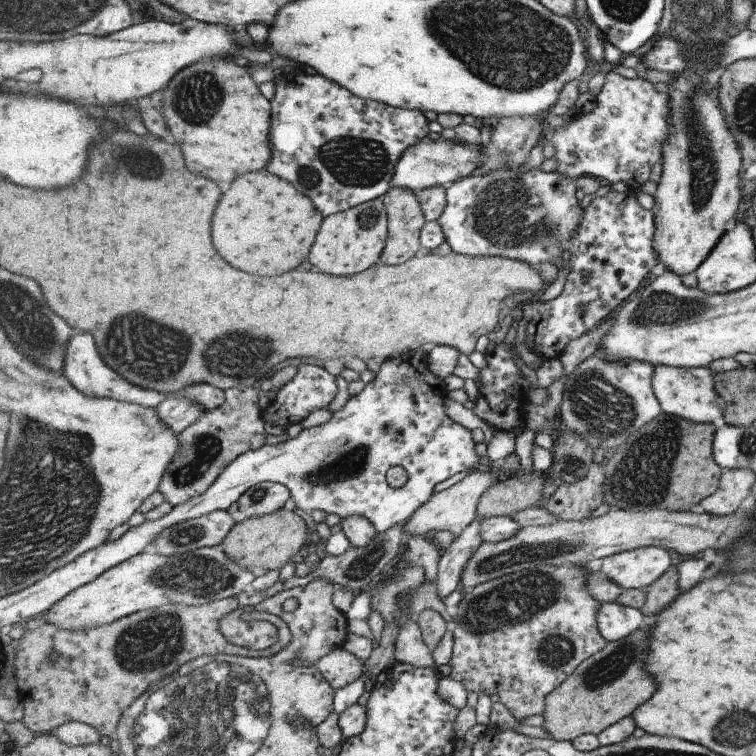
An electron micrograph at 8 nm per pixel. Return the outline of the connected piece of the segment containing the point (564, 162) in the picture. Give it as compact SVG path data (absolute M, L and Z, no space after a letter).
M610 68L606 82L597 95L593 112L577 110L573 120L569 124L565 124L563 128L546 129L547 140L555 147L554 157L558 162L555 171L571 180L590 176L607 184L624 182L634 191L639 186L647 184L655 164L663 162L663 142L667 142L667 138L671 134L671 114L673 112L671 112L669 93L661 94L653 82L647 82L647 80L643 80L643 77L640 79L624 78Z

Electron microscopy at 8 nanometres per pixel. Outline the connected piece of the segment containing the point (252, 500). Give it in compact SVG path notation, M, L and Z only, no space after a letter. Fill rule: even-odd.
M265 481L264 483L259 483L249 488L249 490L238 500L238 506L239 510L244 511L246 516L250 519L251 517L279 512L283 507L290 506L292 501L292 494L285 484Z

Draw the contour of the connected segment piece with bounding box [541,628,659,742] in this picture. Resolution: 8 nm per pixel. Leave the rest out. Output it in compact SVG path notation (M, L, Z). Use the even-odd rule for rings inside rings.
M641 628L623 640L608 641L601 652L583 664L546 700L542 727L551 738L573 742L584 734L601 734L609 726L632 715L657 692L657 678L645 670L651 652L651 630Z

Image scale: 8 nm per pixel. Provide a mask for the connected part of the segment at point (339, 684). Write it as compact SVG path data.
M346 648L331 651L320 660L320 670L334 689L345 688L363 674L363 661Z

